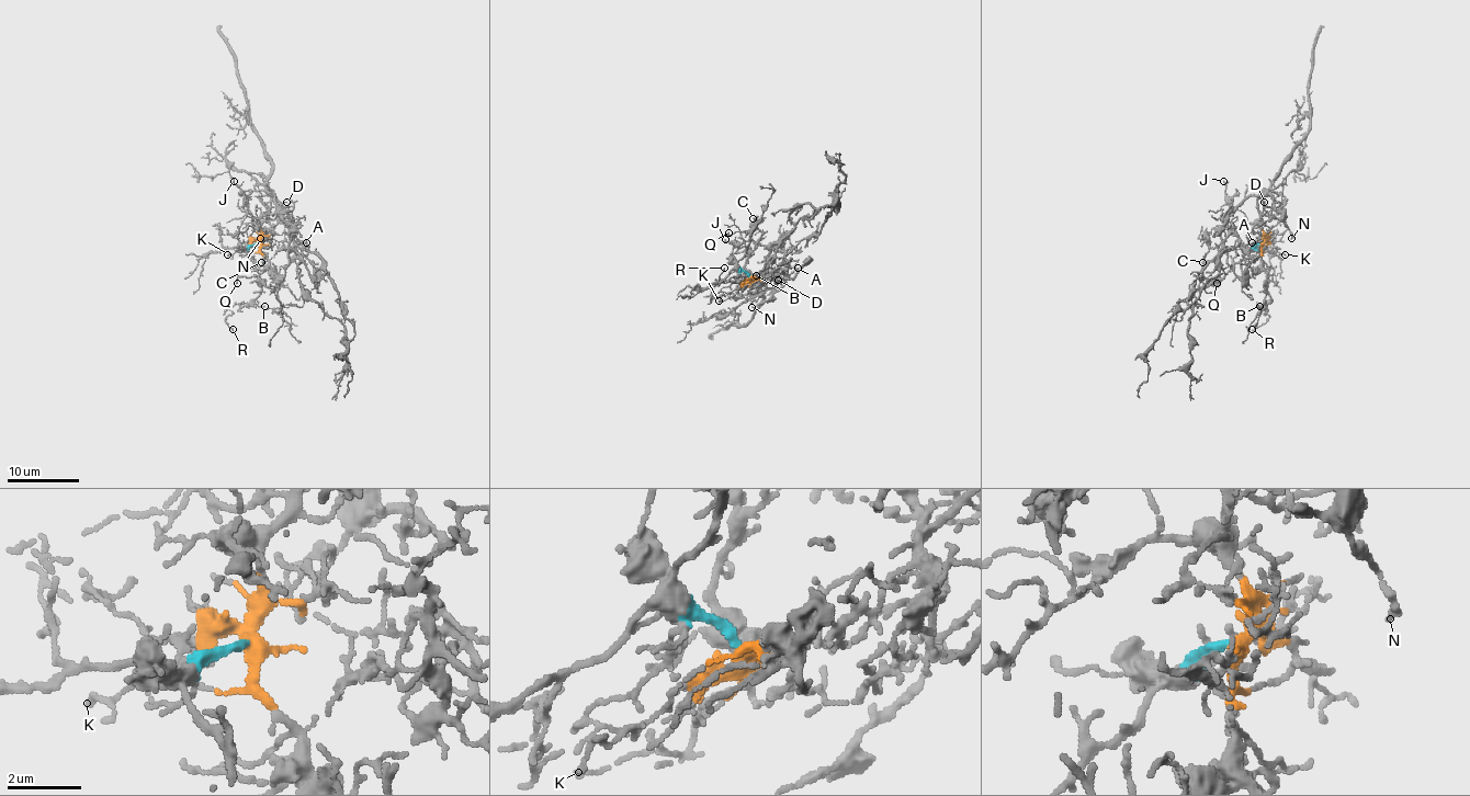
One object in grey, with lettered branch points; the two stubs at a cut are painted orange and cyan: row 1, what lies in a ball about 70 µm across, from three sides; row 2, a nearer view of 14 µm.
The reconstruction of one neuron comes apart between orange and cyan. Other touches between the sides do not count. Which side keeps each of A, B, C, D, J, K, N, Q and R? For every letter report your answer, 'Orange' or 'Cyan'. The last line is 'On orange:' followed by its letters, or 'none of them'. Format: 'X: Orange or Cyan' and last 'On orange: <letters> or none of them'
A: Orange
B: Orange
C: Orange
D: Orange
J: Orange
K: Orange
N: Orange
Q: Cyan
R: Orange
On orange: A, B, C, D, J, K, N, R

